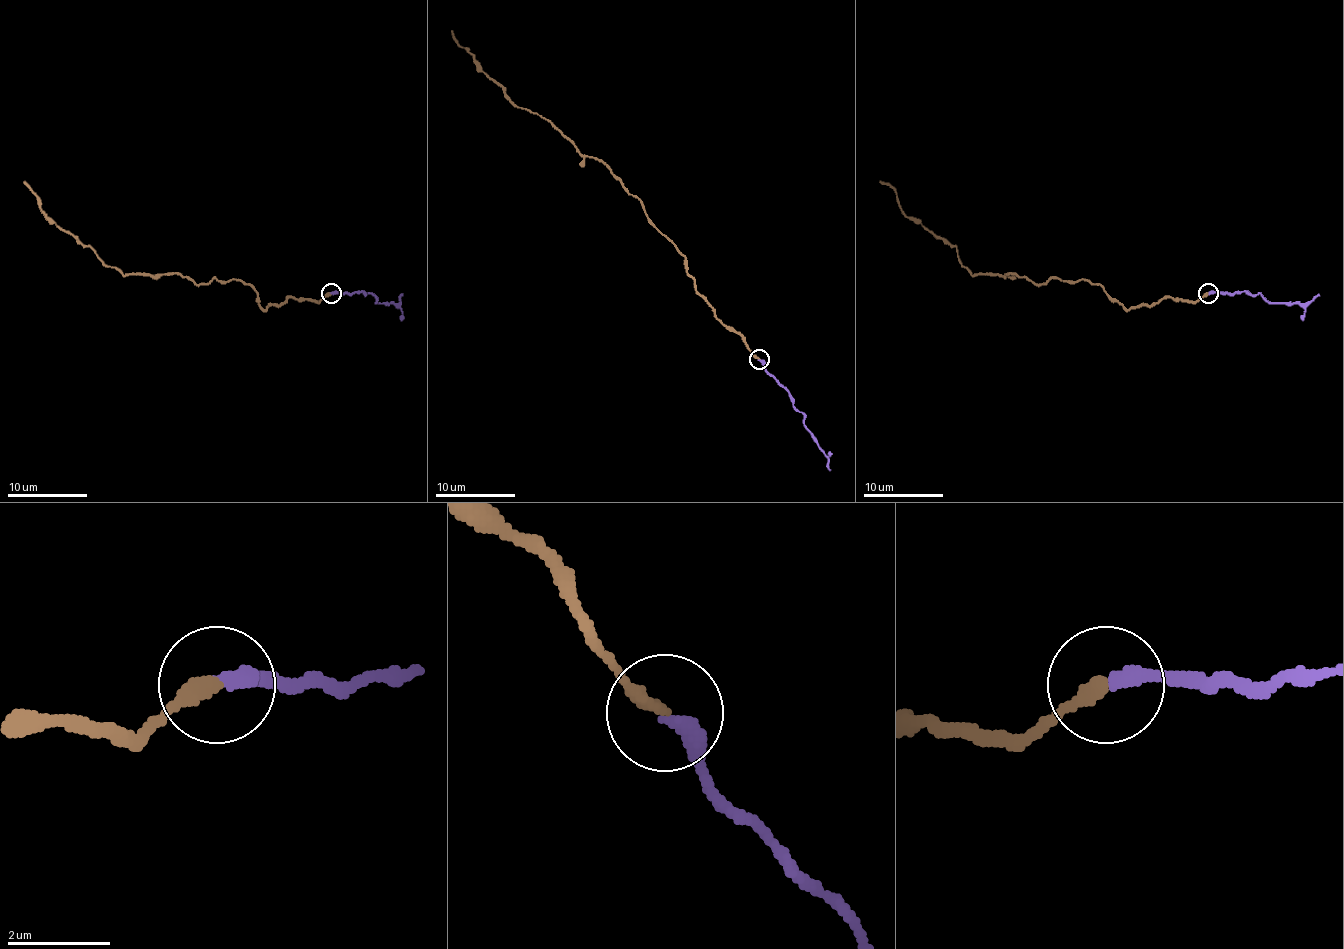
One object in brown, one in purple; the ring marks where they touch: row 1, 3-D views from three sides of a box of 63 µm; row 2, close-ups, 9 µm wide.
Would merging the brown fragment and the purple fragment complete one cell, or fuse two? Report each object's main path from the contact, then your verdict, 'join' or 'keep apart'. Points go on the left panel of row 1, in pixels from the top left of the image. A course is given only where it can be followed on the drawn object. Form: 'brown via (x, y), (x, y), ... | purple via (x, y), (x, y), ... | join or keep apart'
brown via (330, 294), (264, 310), (238, 280), (125, 274), (61, 230), (25, 180) | purple via (330, 294), (360, 292), (370, 294), (376, 302), (396, 304), (402, 294) | join

